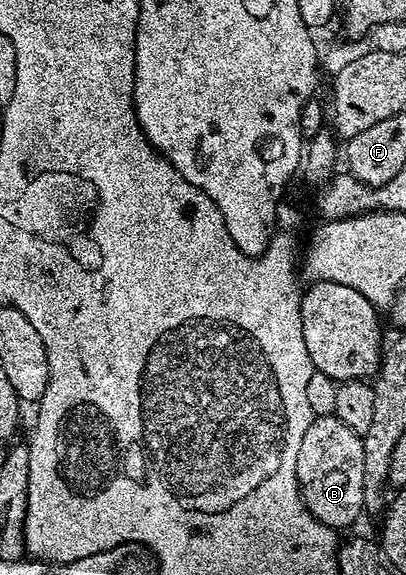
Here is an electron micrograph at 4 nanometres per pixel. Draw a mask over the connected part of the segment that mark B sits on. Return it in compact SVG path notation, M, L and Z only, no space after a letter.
M336 415L315 416L296 453L296 478L306 509L320 522L335 530L356 523L366 503L362 438Z

